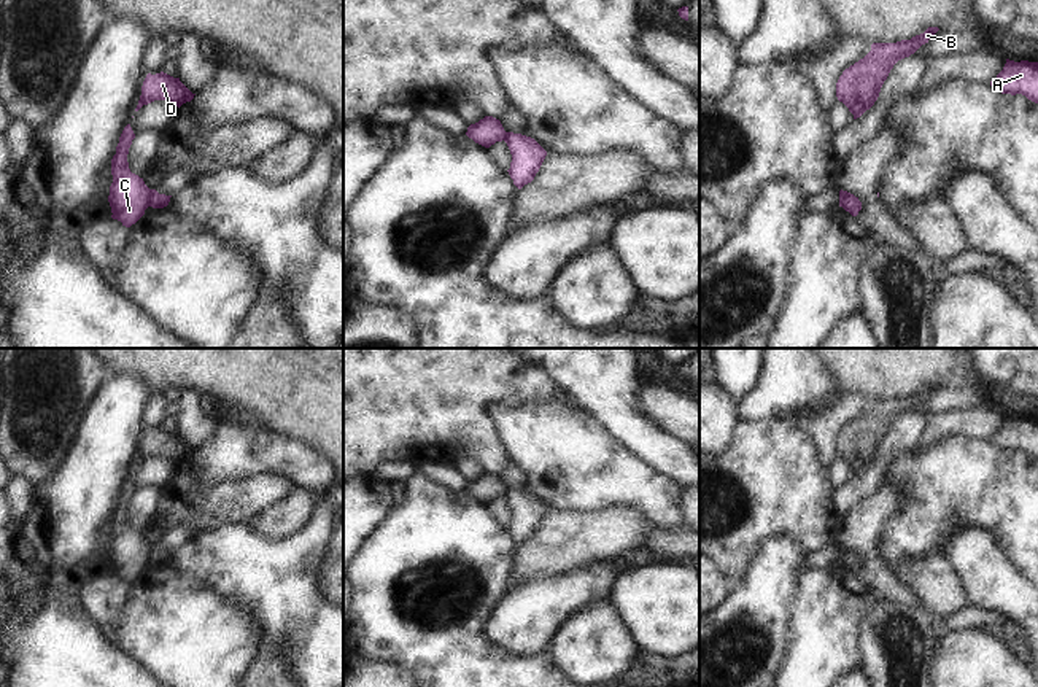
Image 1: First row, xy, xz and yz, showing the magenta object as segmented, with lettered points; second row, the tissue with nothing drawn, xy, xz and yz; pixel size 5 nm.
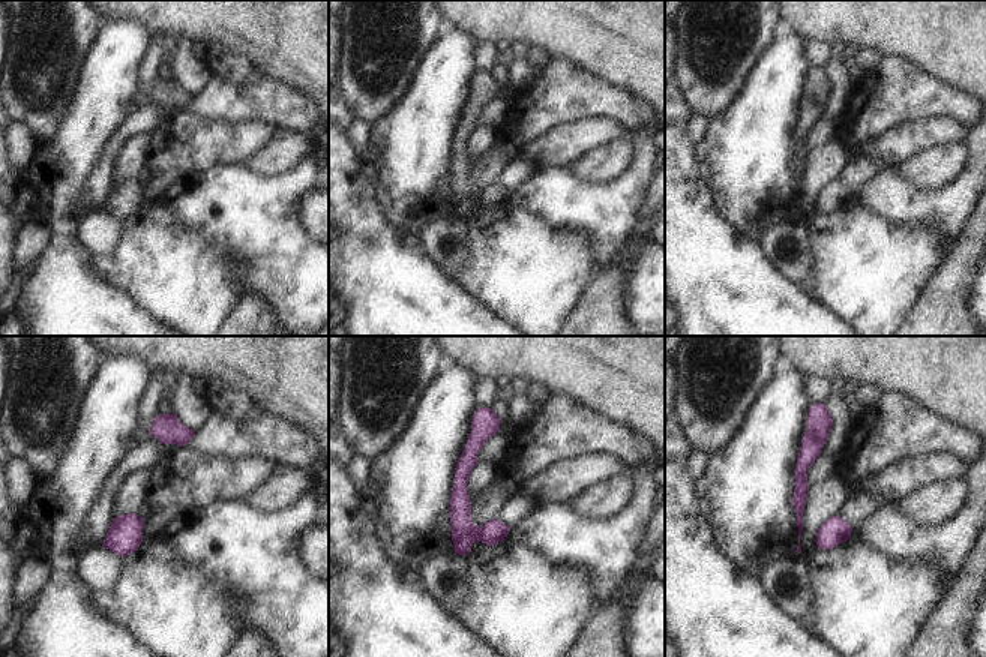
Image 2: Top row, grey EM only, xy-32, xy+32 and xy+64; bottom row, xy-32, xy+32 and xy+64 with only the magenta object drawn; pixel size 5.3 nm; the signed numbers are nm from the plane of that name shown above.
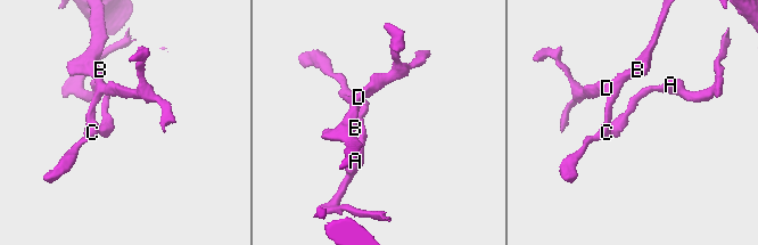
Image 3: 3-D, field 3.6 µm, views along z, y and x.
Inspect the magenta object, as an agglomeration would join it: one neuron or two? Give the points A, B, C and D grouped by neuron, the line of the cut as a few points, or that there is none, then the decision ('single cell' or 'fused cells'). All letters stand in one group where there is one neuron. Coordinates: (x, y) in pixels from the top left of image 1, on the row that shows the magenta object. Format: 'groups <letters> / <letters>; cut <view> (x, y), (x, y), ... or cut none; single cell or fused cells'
groups A / B C D; cut xy (151, 190), (147, 205); fused cells

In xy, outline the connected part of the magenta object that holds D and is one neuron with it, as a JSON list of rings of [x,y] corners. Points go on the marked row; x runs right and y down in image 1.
[[[164,72],[156,75],[148,73],[135,111],[154,100],[165,100],[180,108],[183,103],[191,102],[194,95],[180,78],[173,78]]]

